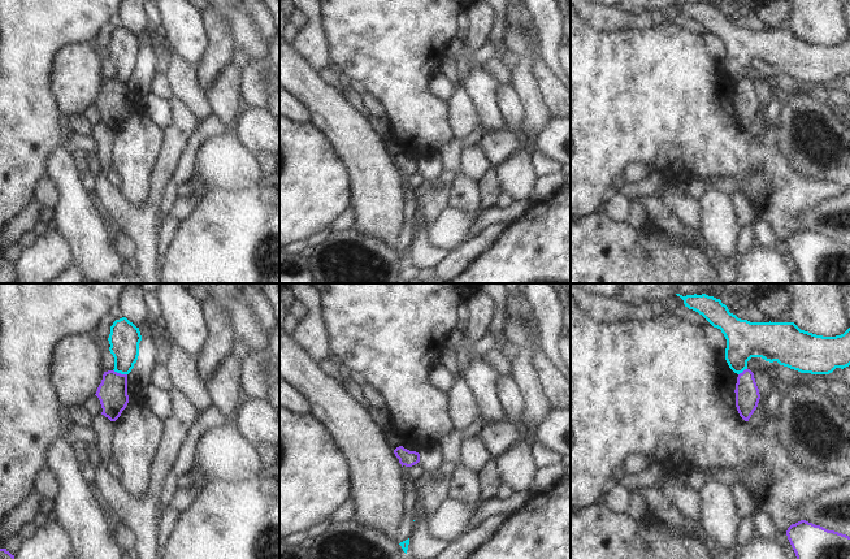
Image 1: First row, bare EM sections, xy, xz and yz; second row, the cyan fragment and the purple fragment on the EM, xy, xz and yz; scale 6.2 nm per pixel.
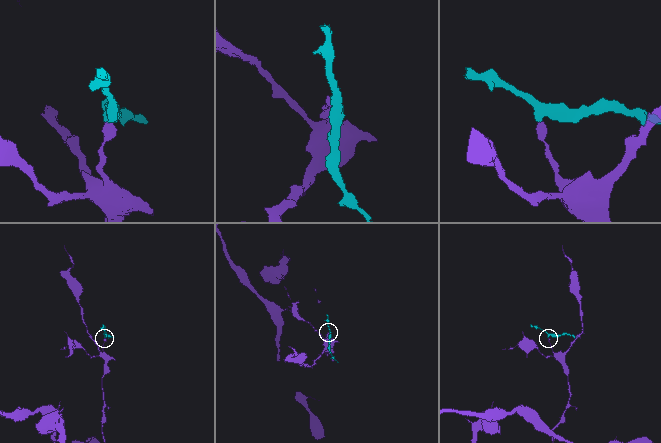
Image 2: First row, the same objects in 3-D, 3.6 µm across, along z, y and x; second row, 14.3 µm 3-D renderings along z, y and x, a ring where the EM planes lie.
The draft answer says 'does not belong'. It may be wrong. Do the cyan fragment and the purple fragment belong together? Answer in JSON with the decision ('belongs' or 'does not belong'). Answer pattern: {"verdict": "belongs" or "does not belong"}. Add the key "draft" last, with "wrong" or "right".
{"verdict": "does not belong", "draft": "right"}

